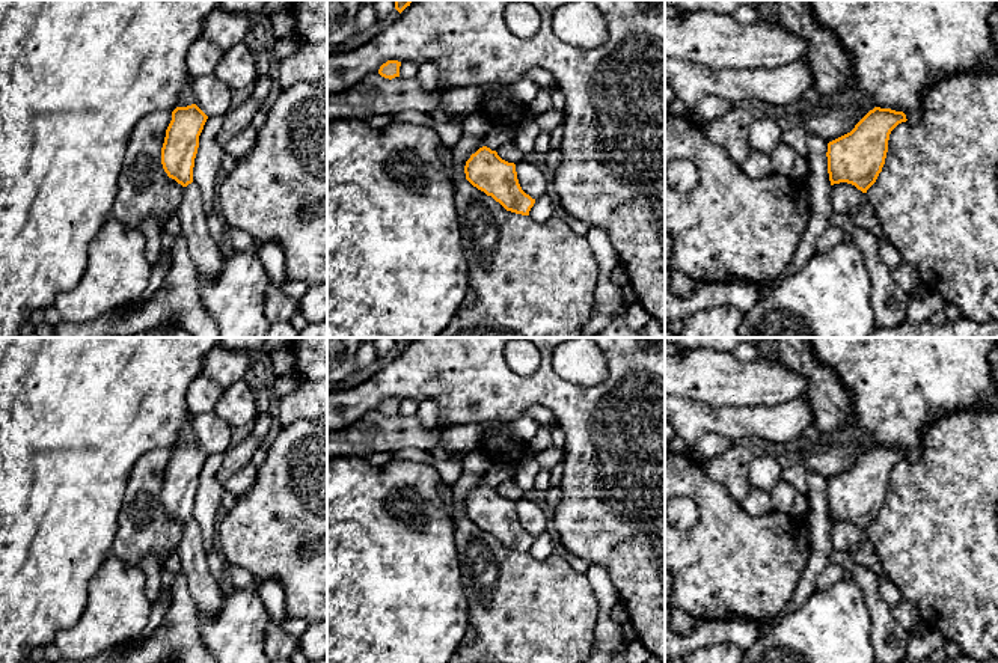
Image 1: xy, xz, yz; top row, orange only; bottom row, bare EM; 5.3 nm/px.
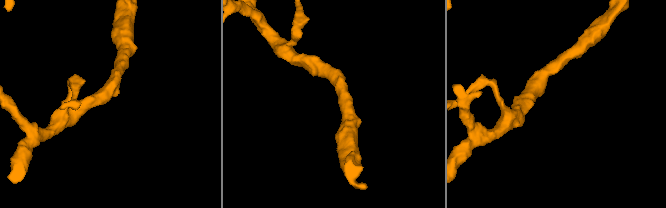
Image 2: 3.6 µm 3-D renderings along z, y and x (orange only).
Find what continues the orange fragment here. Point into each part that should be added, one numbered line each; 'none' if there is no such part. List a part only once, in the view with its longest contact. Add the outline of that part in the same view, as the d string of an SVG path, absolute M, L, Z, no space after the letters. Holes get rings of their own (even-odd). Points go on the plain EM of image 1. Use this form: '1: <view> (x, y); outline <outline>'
1: xy (205, 591); outline M191 520L185 524L178 555L190 595L199 613L205 616L216 615L223 603L223 591L219 580L208 570L202 532L197 521Z

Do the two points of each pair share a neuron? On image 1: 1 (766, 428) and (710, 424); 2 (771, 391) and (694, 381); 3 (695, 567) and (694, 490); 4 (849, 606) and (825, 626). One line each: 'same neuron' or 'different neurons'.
1: same neuron
2: same neuron
3: same neuron
4: same neuron

